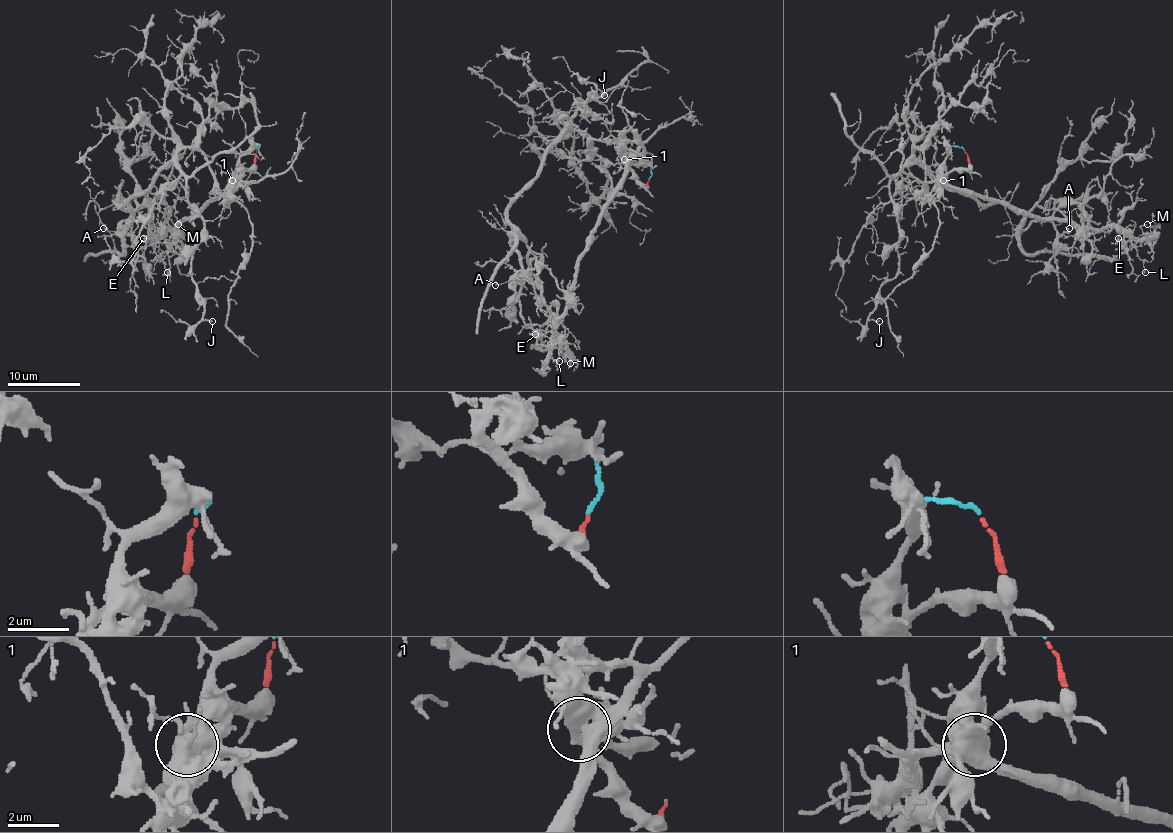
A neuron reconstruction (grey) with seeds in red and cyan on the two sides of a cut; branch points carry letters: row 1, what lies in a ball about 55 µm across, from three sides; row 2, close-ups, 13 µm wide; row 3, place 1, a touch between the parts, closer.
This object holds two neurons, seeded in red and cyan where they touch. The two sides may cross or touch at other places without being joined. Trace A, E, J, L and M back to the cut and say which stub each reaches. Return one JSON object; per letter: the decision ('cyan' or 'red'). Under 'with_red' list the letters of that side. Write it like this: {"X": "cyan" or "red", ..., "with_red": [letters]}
{"A": "red", "E": "cyan", "J": "red", "L": "cyan", "M": "cyan", "with_red": ["A", "J"]}

